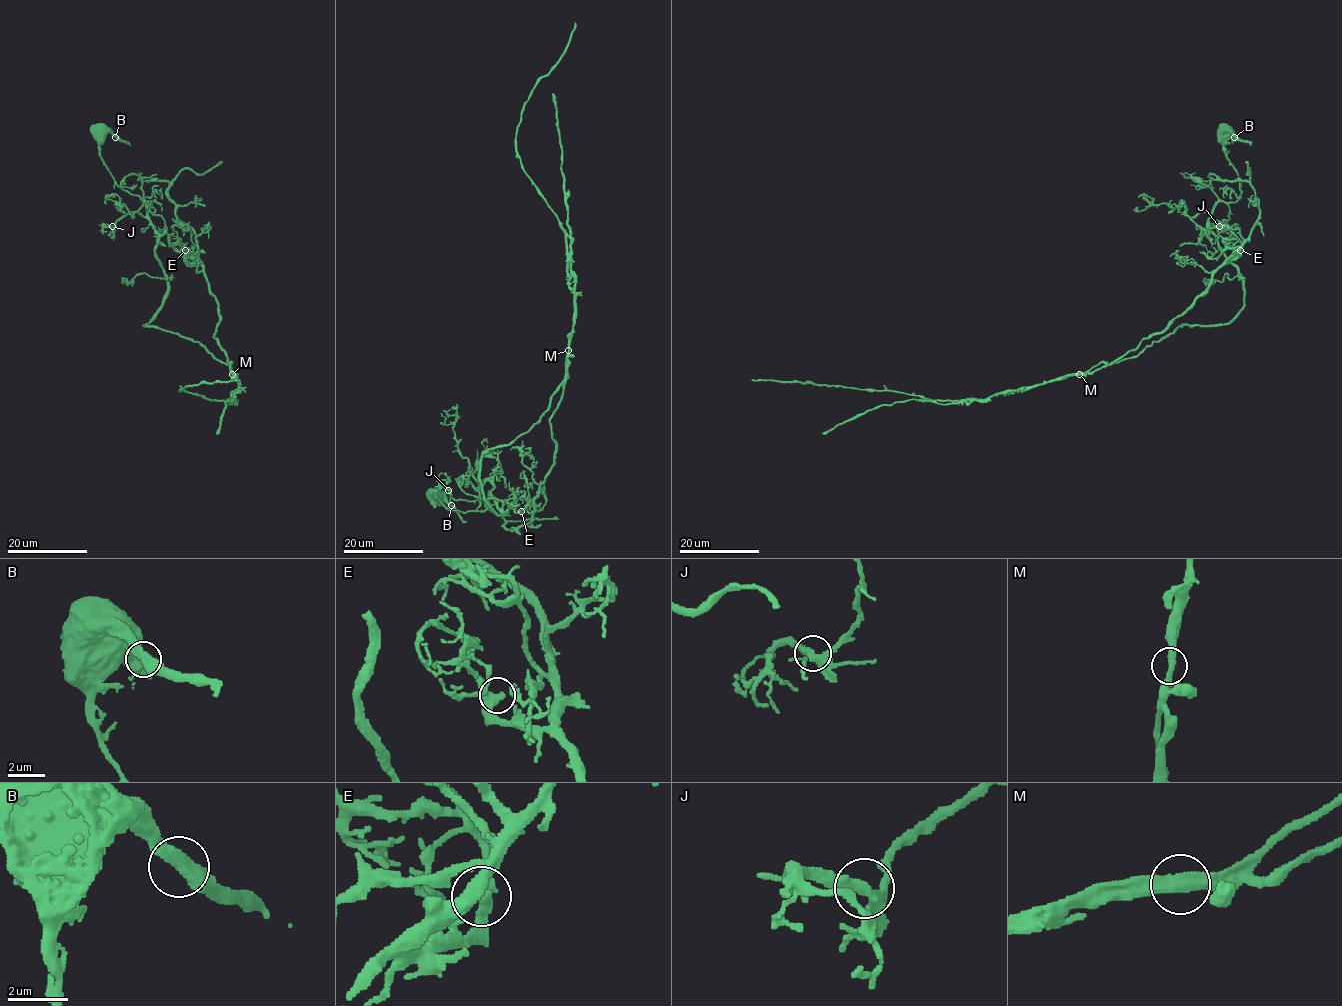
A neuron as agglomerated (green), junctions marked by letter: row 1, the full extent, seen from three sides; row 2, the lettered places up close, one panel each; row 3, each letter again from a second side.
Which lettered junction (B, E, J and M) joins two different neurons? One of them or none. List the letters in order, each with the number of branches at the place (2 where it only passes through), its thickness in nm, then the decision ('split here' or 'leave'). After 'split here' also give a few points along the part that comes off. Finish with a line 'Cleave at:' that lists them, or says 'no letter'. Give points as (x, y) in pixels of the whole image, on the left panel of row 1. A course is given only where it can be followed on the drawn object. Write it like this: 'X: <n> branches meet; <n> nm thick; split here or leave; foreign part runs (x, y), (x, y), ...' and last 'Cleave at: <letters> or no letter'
B: 2 branches meet; 440 nm thick; leave
E: 2 branches meet; 420 nm thick; leave
J: 2 branches meet; 400 nm thick; leave
M: 2 branches meet; 400 nm thick; split here; foreign part runs (232, 374), (214, 336), (219, 306), (196, 236), (176, 214), (169, 183), (127, 175), (122, 185), (132, 185)
Cleave at: M

